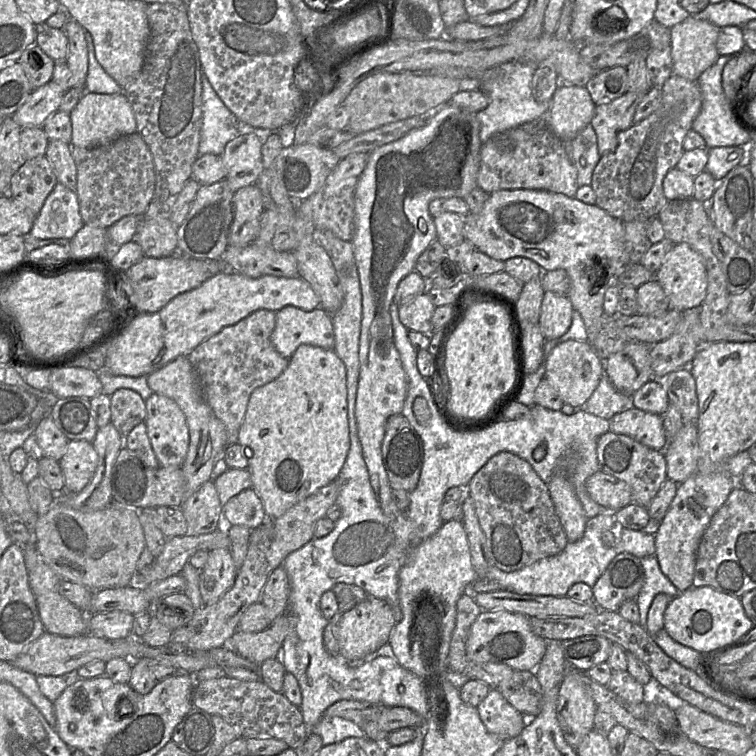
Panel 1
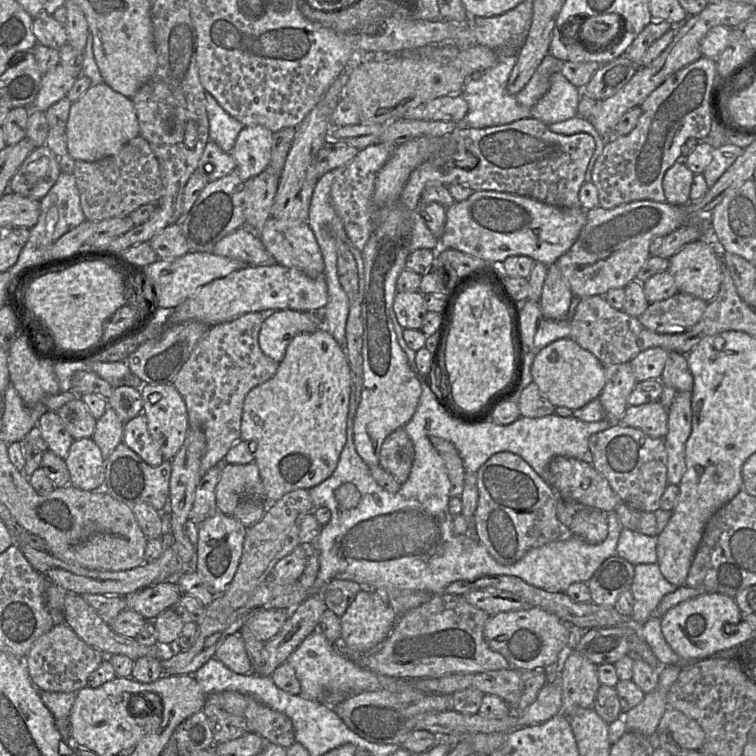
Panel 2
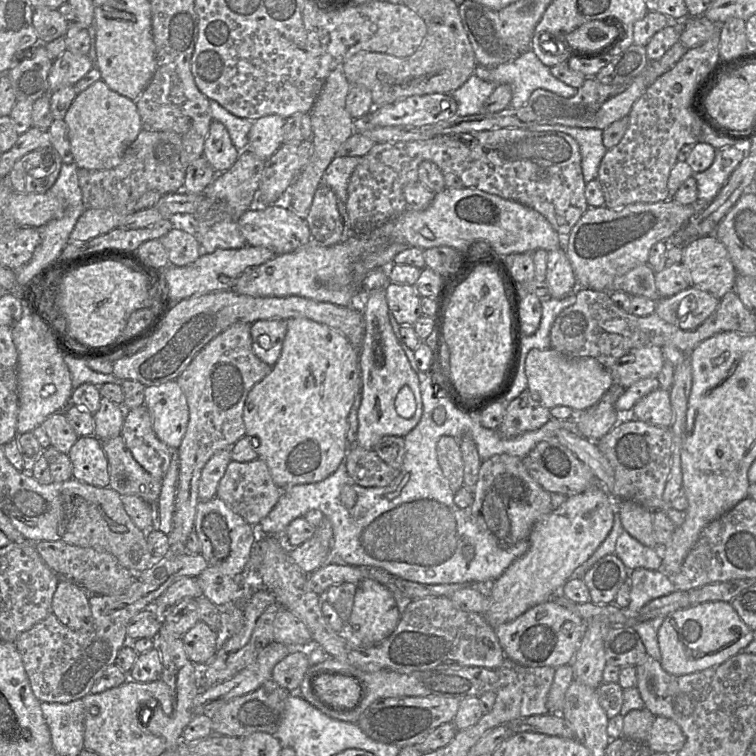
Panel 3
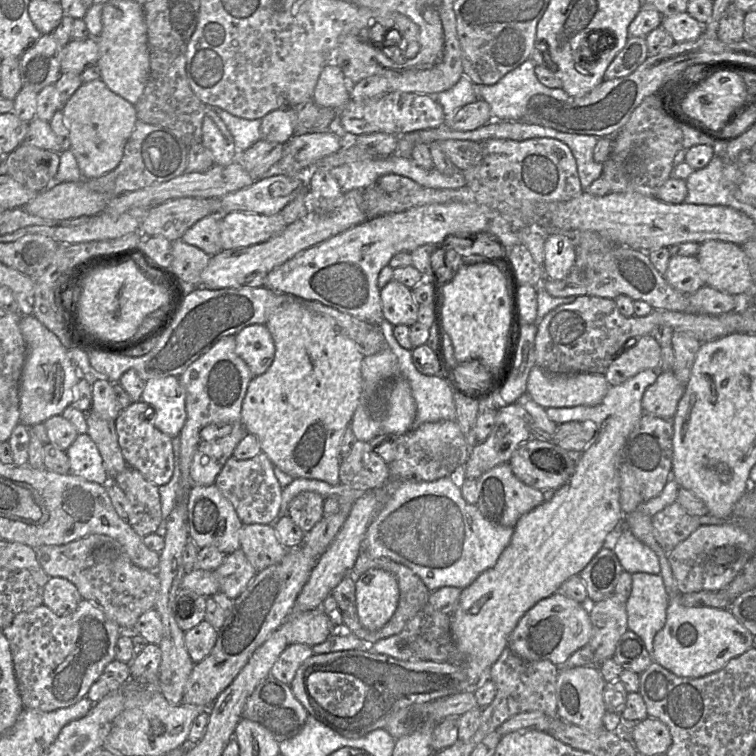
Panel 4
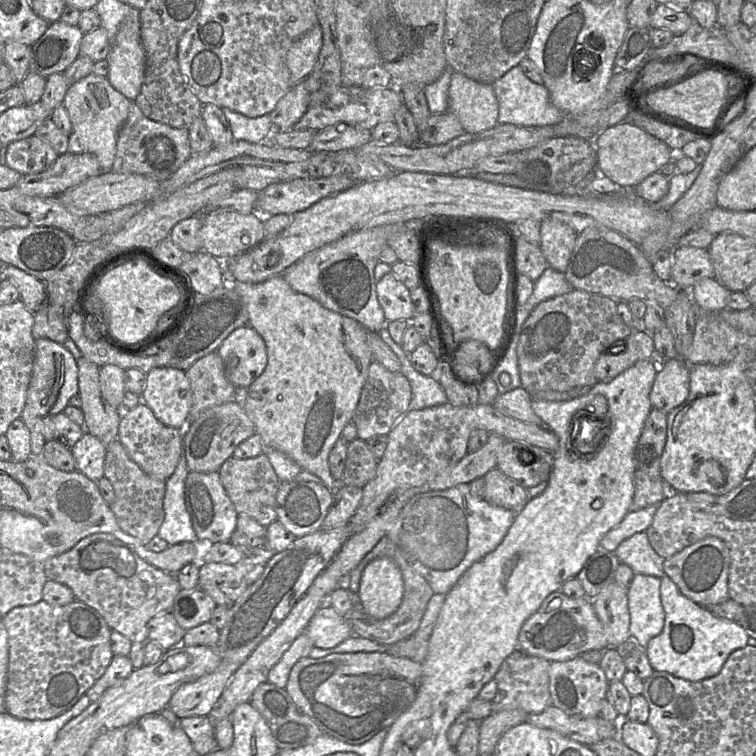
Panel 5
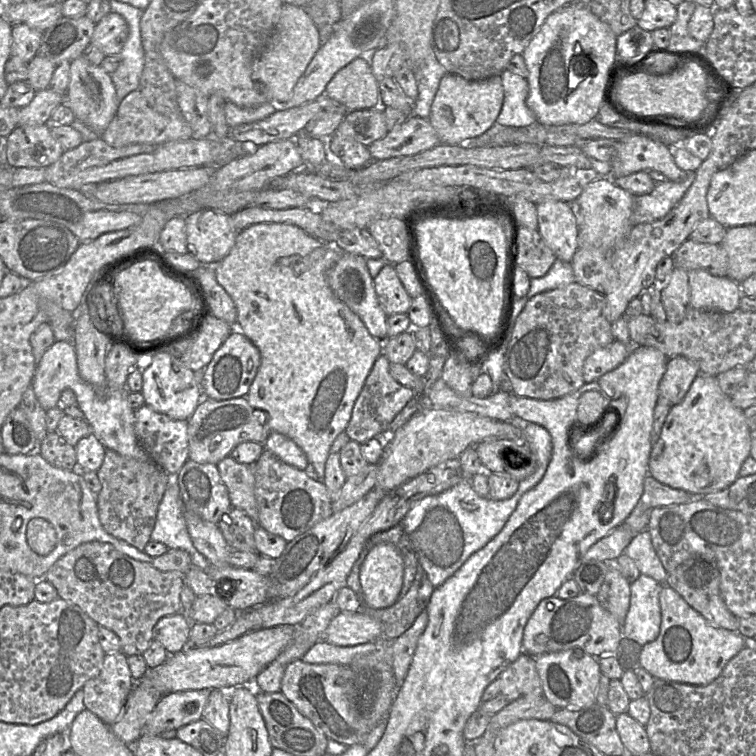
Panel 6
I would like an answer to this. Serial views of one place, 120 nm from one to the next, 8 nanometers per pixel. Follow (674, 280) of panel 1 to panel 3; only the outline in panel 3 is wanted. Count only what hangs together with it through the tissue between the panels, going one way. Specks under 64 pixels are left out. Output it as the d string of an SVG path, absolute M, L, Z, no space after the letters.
M714 234L692 239L685 245L678 246L683 247L681 263L686 266L690 273L692 286L695 286L703 291L707 291L719 299L721 299L726 293L735 289L735 281L738 274L737 270L730 259L727 248Z

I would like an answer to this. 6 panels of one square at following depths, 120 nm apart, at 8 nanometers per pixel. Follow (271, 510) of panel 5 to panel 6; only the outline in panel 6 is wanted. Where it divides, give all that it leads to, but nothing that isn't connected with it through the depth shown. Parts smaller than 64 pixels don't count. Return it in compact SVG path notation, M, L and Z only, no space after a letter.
M230 456L225 457L216 466L228 490L232 507L242 510L256 523L259 510L254 492L254 466L238 463Z

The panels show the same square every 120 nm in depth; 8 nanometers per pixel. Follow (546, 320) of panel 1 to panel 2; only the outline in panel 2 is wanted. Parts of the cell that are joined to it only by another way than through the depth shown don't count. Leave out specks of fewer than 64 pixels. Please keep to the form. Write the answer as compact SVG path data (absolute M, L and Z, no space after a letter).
M556 263L548 265L547 276L539 300L544 318L552 320L565 318L573 296Z

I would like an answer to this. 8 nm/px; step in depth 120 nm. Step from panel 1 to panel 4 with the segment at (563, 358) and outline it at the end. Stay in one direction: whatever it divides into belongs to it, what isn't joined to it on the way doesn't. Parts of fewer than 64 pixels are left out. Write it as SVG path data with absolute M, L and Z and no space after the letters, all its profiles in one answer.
M537 365L527 381L527 393L545 409L597 405L610 387L603 374L551 374Z

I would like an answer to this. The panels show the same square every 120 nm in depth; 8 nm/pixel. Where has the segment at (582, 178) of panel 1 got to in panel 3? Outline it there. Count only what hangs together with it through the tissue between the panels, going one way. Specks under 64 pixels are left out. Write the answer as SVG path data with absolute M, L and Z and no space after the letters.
M533 125L527 129L534 132L560 132L572 137L579 145L585 183L597 178L601 160L607 151L602 141L603 130L563 125Z

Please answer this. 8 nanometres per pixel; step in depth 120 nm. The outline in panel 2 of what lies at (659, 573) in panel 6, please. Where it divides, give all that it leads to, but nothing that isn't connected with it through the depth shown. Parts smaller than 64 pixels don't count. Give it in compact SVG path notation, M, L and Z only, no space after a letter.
M624 528L618 540L617 555L635 566L657 563L657 540L656 536Z

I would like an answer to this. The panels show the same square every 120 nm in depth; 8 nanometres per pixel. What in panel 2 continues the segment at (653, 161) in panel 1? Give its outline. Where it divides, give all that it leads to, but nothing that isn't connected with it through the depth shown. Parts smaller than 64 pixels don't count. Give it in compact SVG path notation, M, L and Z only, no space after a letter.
M705 56L700 57L669 76L645 99L640 105L642 113L637 125L629 134L606 141L603 152L592 171L592 183L598 190L600 207L612 209L638 200L666 202L663 189L664 174L675 162L684 159L681 154L682 145L689 138L704 140L711 130L711 89L717 77L716 60Z

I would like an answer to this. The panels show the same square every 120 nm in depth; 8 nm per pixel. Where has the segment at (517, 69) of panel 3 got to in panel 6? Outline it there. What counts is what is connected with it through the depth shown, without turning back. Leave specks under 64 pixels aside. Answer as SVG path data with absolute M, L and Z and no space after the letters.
M506 69L500 76L504 99L495 123L511 127L526 127L535 123L536 116L526 104L529 93L527 79Z

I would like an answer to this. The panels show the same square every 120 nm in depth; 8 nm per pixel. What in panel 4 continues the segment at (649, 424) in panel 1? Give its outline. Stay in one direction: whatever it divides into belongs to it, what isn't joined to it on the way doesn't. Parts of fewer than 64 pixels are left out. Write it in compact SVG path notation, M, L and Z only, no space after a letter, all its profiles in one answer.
M673 371L658 372L656 381L644 392L642 409L644 414L672 421L678 403L685 393L685 386Z

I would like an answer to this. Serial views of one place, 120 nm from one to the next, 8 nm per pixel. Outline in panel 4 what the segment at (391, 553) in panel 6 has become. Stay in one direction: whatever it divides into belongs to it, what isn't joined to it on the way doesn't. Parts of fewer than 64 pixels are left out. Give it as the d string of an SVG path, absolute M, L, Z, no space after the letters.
M379 568L369 569L358 578L355 594L360 623L371 631L381 629L398 606L397 580L391 573Z

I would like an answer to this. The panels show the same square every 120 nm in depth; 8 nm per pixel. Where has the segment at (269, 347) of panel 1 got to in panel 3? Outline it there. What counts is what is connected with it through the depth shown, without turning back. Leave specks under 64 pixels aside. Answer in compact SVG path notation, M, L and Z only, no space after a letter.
M237 322L218 334L195 355L176 379L187 399L189 421L181 445L176 450L178 482L167 555L188 553L186 540L194 529L201 472L214 454L231 449L245 436L243 409L246 397L251 388L272 371L273 367L253 352L250 327L251 324Z

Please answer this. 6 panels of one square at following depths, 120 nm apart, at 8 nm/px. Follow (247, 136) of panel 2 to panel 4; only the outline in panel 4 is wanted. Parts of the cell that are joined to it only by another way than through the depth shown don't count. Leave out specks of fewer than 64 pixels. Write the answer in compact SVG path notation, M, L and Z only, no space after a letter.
M296 108L274 110L261 118L262 140L285 144L295 135Z

